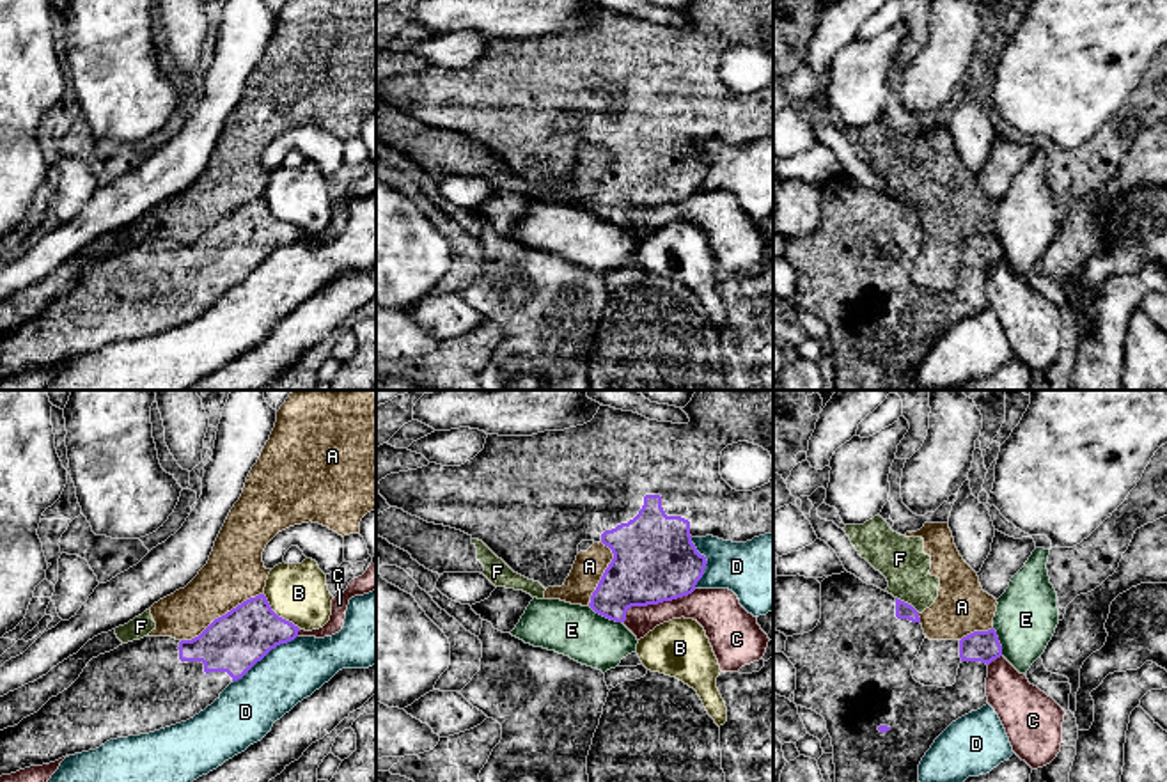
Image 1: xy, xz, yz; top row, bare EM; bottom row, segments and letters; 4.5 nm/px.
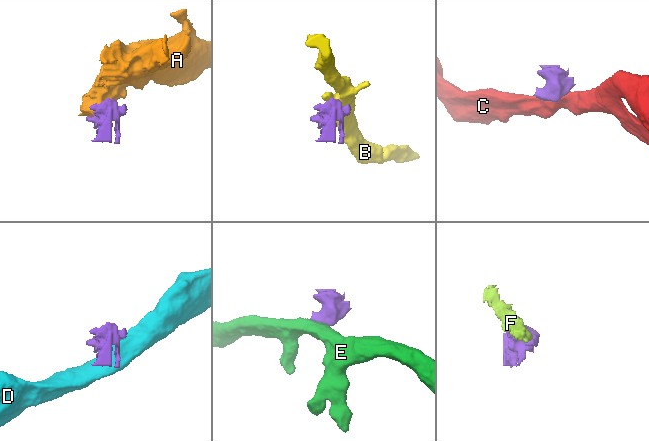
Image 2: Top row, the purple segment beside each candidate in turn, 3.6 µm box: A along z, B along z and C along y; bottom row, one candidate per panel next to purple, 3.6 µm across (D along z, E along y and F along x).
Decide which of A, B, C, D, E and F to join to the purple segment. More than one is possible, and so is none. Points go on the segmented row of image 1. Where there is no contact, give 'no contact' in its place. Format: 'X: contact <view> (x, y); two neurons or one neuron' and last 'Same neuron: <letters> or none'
A: contact xy (222, 616); two neurons
B: contact xy (277, 616); two neurons
C: contact xz (655, 603); two neurons
D: contact xy (265, 655); two neurons
E: contact xz (605, 616); two neurons
F: contact yz (907, 603); two neurons
Same neuron: none

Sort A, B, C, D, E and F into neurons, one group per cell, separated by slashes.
A F / B / C / D / E

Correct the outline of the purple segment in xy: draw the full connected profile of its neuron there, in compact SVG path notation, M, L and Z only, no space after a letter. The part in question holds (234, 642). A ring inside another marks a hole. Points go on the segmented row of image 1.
M259 594L215 619L192 640L144 637L99 654L67 690L18 725L0 731L0 777L96 750L110 739L186 722L211 706L271 649L294 640L298 631L298 626L278 617L266 596Z

